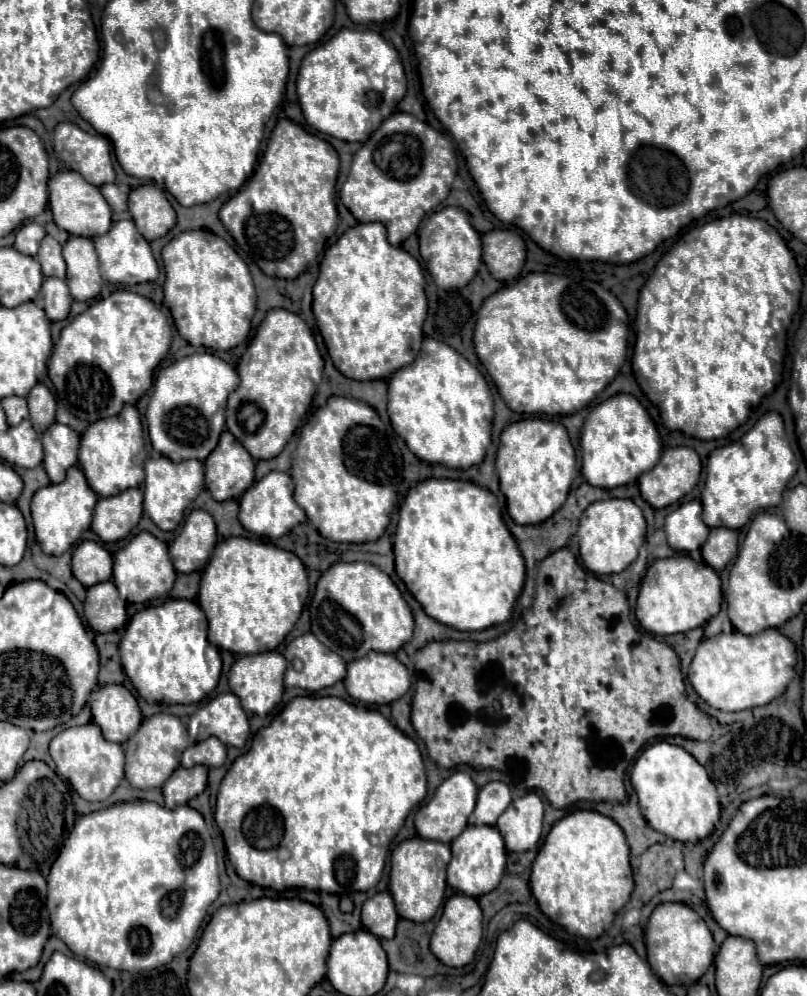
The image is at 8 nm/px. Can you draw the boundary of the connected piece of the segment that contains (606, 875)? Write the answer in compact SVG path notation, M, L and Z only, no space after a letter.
M573 811L559 819L549 835L545 837L545 843L537 853L531 869L531 891L541 907L541 911L551 917L557 925L565 927L569 933L595 939L603 935L609 925L613 923L617 911L629 901L629 895L633 891L633 871L629 863L629 845L625 839L623 829L607 815L601 815L597 811Z

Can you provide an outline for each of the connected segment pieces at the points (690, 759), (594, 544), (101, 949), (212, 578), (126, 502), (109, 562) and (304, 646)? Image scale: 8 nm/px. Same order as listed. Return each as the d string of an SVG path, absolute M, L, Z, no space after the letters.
M661 741L647 747L633 765L631 783L647 823L675 841L697 843L705 839L719 821L721 805L715 785L711 783L705 767L679 745Z
M605 499L591 503L579 519L579 553L585 567L597 575L621 573L627 569L639 553L645 541L645 517L643 511L631 499Z
M123 801L81 815L46 877L51 931L75 953L119 971L147 971L189 949L209 905L219 897L217 857L205 819L189 805L175 809L153 801Z
M229 537L217 543L201 577L197 603L209 621L209 643L235 655L273 651L295 627L309 595L301 559L273 543Z
M139 487L127 489L119 495L97 501L91 529L101 541L119 541L139 523L143 513L143 491Z
M81 541L73 551L73 575L91 587L113 577L113 557L95 541Z
M313 633L293 639L285 649L285 659L289 663L285 685L307 691L319 691L335 685L345 677L347 669L347 663L331 649L325 649Z

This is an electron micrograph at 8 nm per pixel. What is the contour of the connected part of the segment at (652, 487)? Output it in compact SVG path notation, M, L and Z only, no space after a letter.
M669 447L663 451L659 463L639 477L639 491L653 509L663 509L683 499L697 485L699 475L701 475L701 459L691 447Z

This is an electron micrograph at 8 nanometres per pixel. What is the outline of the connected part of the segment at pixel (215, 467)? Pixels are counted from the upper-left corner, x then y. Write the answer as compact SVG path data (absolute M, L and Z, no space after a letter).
M221 433L219 445L205 459L205 485L215 501L239 499L255 479L255 461L229 433Z

